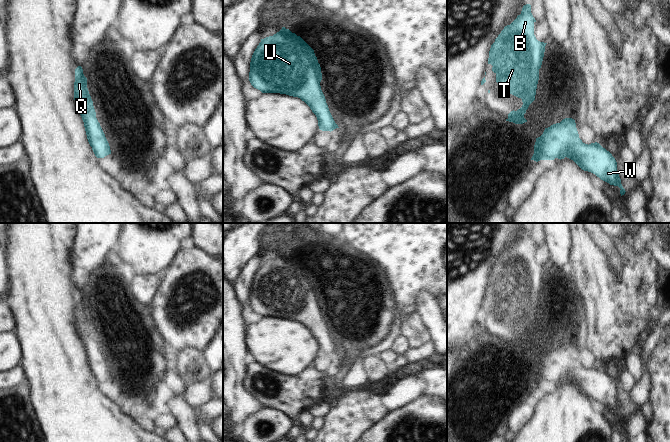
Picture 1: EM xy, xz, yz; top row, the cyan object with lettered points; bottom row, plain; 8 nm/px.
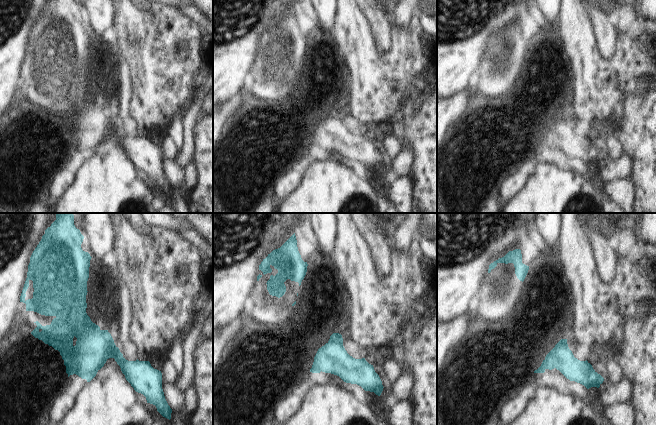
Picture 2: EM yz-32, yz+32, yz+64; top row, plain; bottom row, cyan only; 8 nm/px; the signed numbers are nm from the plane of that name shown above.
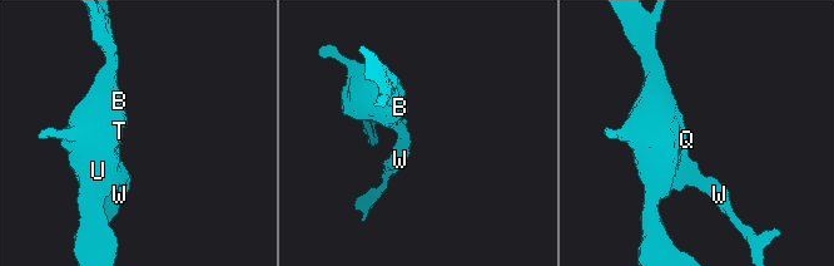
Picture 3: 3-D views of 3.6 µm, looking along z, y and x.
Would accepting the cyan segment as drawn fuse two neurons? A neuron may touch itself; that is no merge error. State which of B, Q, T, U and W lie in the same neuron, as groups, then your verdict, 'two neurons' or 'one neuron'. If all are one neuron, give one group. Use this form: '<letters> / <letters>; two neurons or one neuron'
B Q T U W; one neuron

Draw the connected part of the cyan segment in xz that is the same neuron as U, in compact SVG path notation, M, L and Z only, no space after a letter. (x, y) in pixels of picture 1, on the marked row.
M285 27L273 36L261 39L252 55L249 81L254 88L262 93L280 93L300 98L316 115L319 129L331 132L339 127L329 111L321 90L321 80L321 67L314 50L300 36Z

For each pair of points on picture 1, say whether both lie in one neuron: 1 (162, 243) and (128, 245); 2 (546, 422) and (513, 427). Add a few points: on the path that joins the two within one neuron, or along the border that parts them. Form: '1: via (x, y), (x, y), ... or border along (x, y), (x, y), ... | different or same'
1: via (154, 243), (136, 245) | same
2: border along (537, 405), (533, 417), (519, 431) | different

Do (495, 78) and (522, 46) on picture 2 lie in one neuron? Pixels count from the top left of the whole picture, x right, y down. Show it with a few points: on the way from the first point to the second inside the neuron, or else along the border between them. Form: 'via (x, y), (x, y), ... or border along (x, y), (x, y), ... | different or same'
via (499, 70), (514, 54) | same

